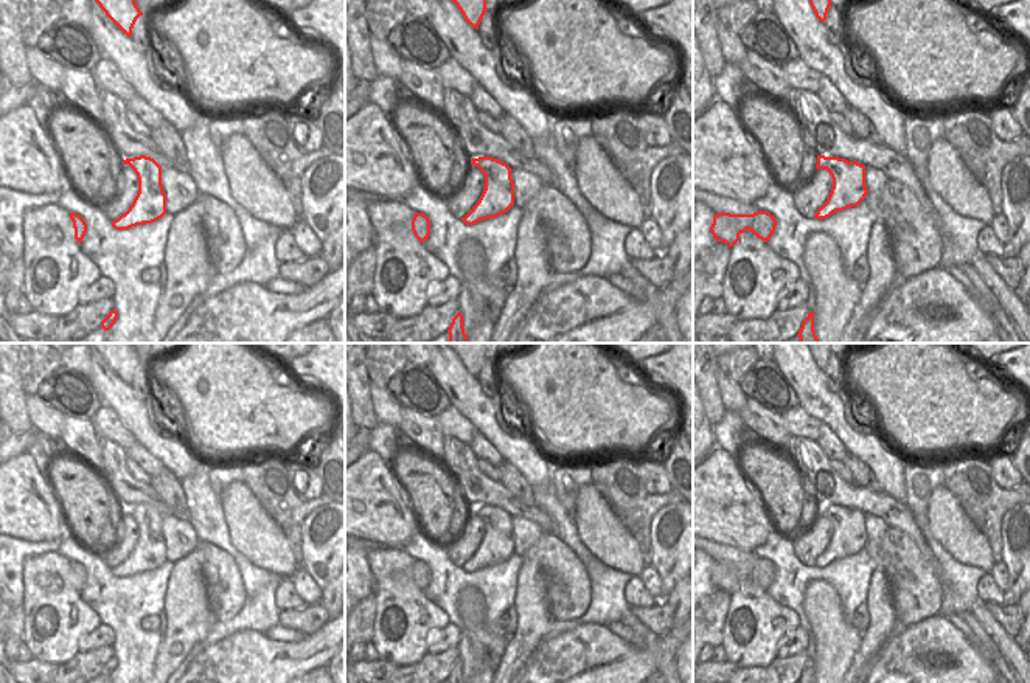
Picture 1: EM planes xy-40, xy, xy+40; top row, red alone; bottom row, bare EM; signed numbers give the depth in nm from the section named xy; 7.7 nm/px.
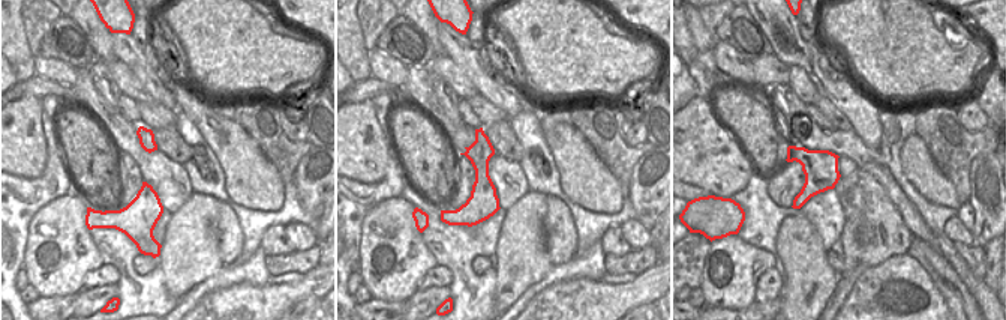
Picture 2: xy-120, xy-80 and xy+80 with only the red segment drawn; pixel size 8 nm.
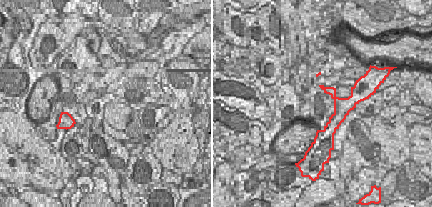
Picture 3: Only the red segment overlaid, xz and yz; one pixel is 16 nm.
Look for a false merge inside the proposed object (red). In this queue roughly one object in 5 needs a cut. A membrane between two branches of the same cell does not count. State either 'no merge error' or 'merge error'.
no merge error

